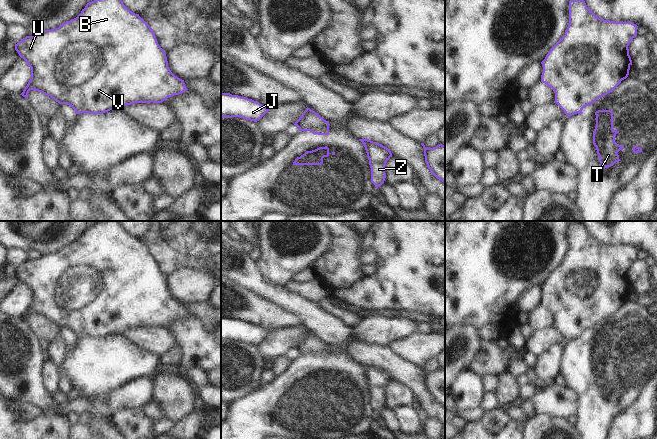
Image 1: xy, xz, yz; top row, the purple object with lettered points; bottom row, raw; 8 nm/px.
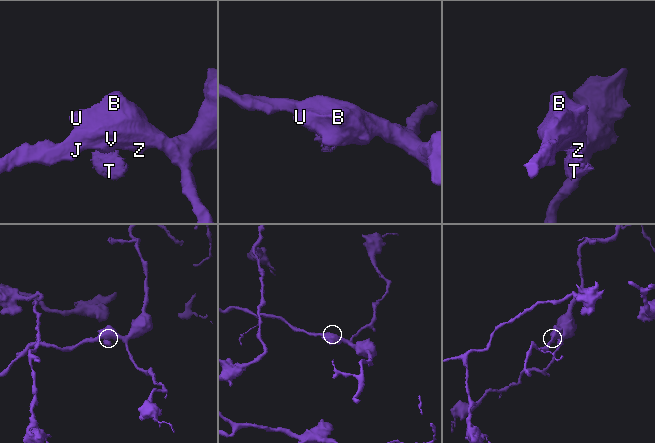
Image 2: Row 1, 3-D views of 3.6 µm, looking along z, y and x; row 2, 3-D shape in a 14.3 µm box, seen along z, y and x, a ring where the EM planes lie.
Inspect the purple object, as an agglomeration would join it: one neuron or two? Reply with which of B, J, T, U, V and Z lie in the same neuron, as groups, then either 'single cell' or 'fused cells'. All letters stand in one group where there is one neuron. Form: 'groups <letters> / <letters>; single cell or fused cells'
groups B J U V Z / T; fused cells

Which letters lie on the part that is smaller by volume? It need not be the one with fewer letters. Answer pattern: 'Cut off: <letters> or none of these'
Cut off: T

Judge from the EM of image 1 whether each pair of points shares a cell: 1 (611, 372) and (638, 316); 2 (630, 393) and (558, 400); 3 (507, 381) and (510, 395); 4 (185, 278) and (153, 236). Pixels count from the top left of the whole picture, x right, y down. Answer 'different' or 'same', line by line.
1: same
2: different
3: same
4: different

